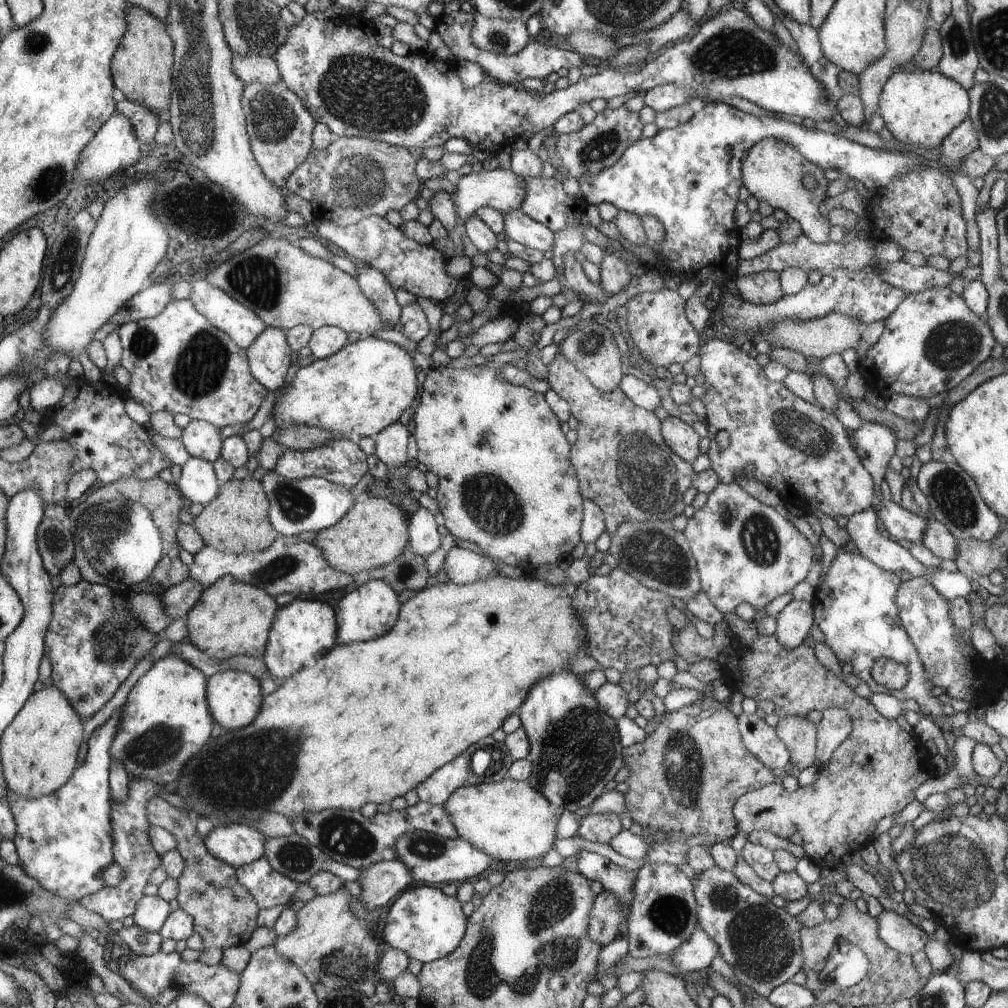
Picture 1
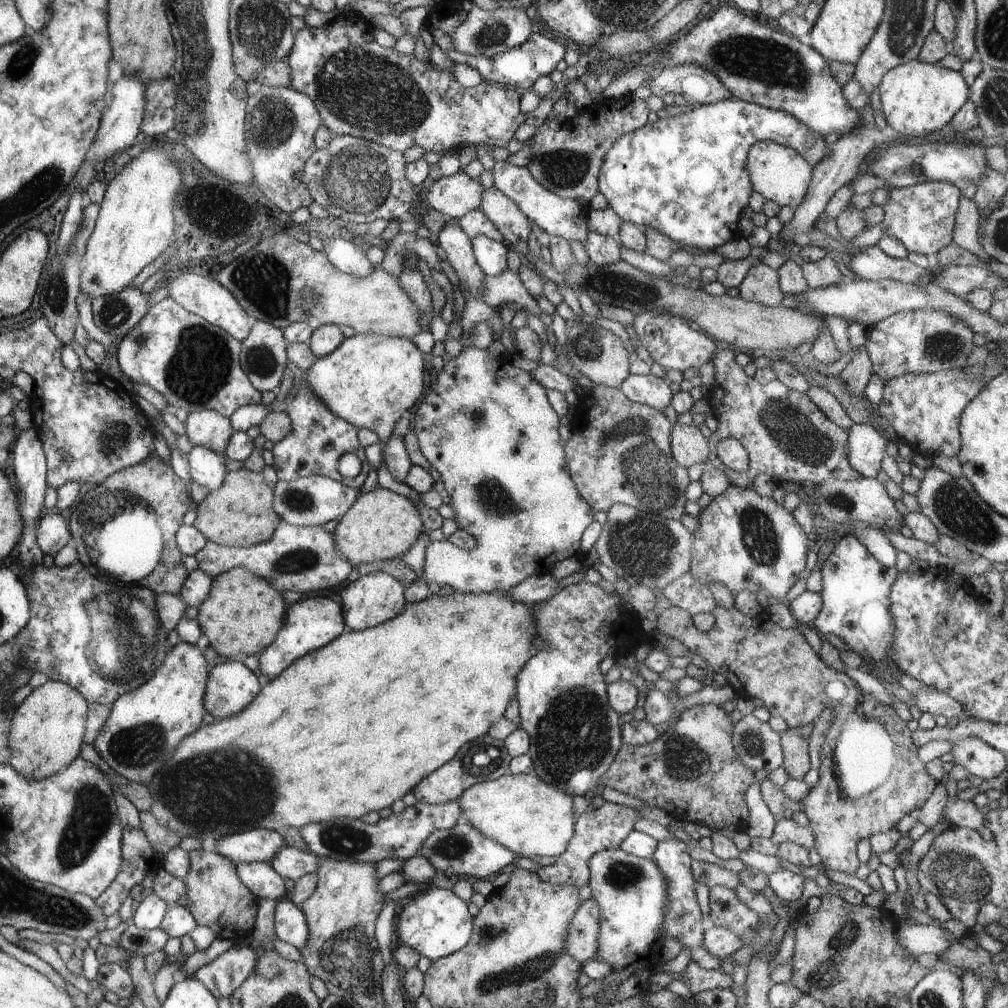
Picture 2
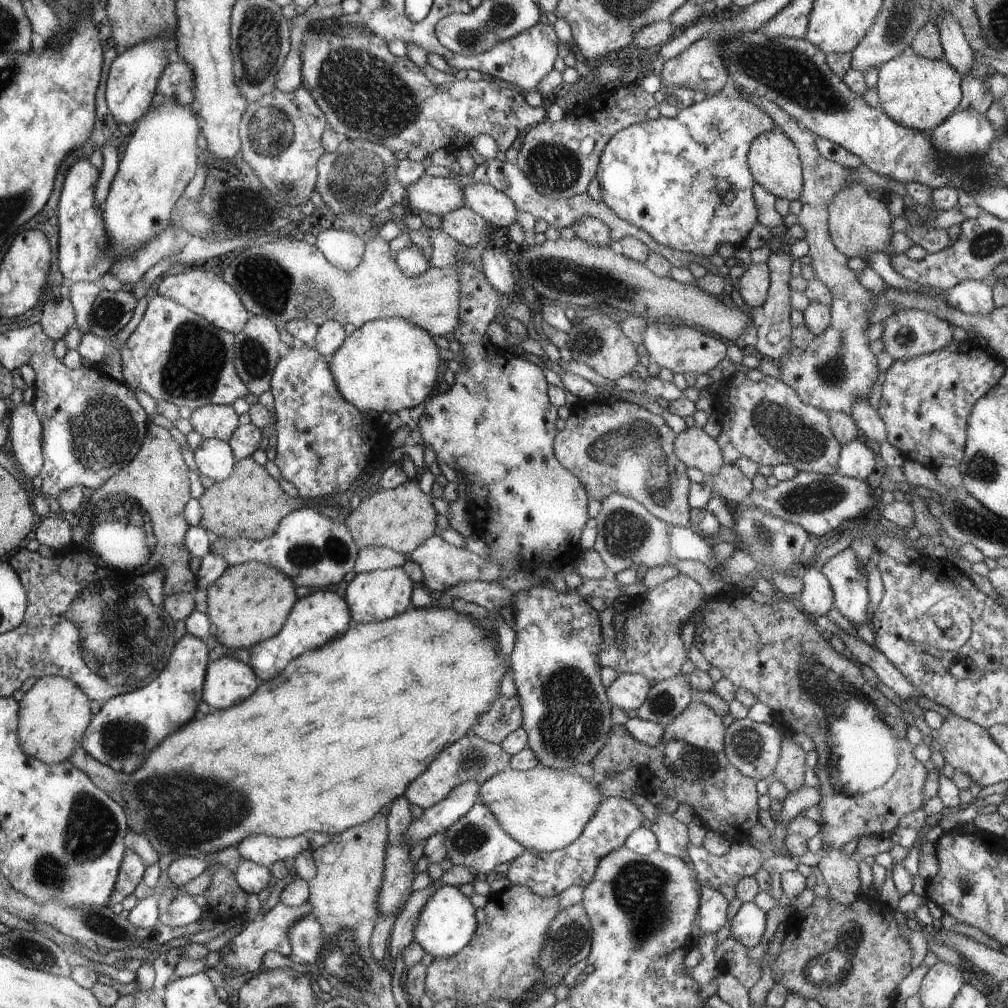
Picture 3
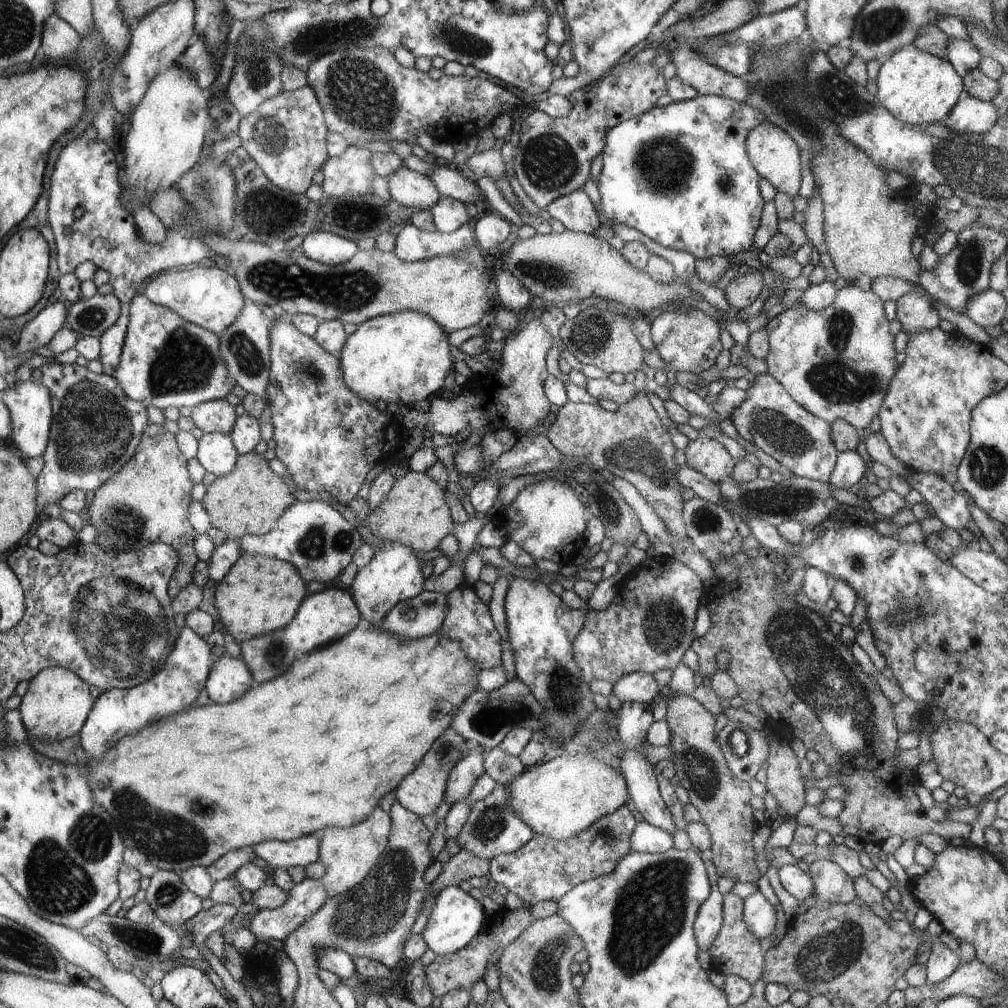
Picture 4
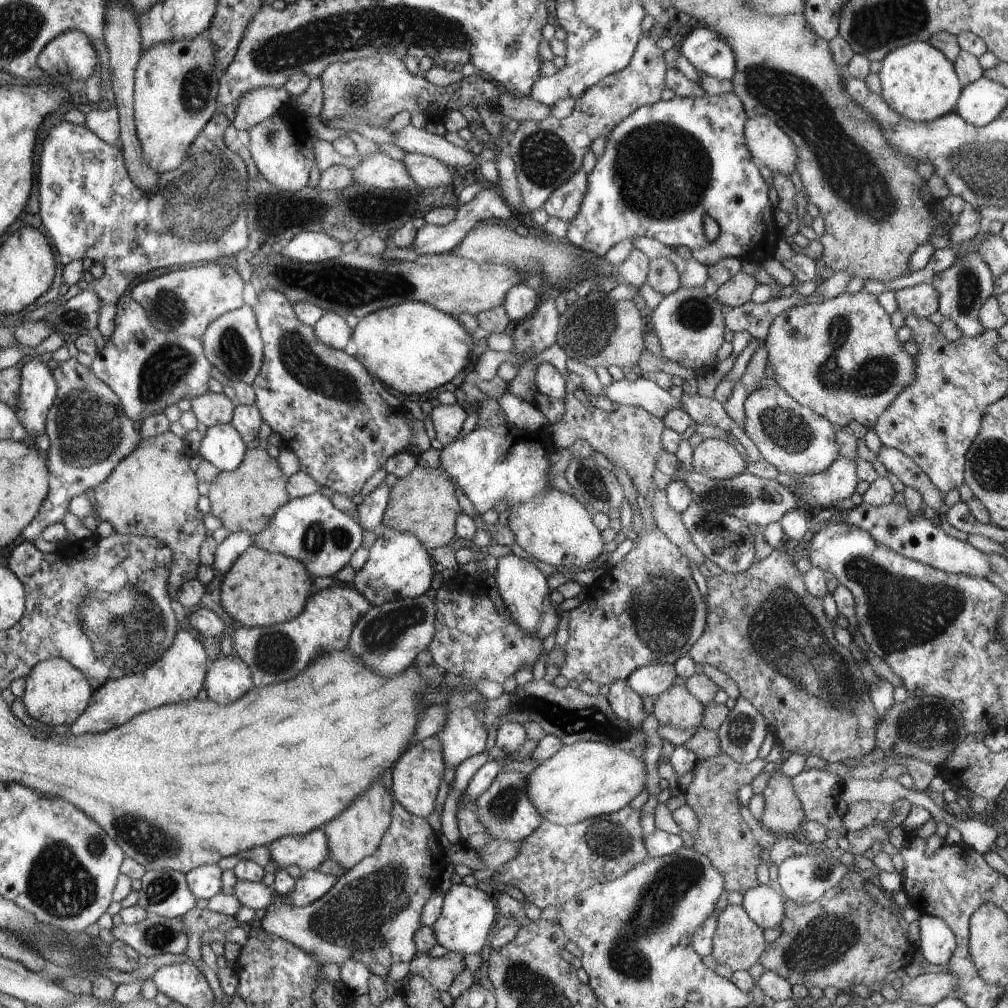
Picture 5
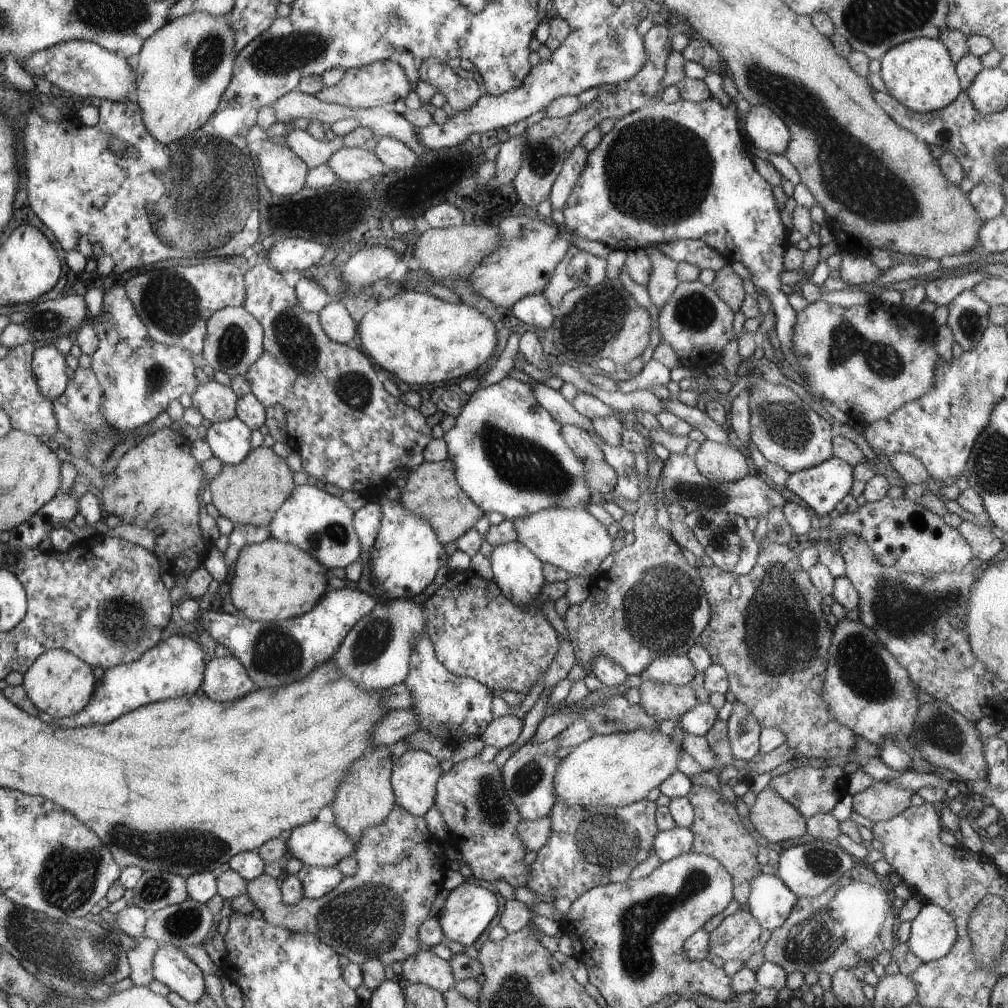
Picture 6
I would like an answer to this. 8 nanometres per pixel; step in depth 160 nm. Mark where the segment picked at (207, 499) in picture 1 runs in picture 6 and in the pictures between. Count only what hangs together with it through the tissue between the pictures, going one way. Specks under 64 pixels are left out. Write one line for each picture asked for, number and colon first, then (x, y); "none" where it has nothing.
2: (207, 468)
3: (214, 458)
4: (216, 452)
5: (222, 446)
6: (229, 441)

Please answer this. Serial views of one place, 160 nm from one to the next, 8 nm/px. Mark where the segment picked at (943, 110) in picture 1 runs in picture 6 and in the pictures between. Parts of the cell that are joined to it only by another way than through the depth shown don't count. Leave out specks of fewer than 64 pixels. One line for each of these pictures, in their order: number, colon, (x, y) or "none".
2: (918, 98)
3: (919, 93)
4: (916, 87)
5: (918, 82)
6: (920, 74)

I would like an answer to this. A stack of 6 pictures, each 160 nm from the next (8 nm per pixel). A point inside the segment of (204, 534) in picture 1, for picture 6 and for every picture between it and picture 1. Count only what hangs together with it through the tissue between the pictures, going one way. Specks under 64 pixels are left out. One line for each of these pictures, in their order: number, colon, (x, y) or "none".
2: (239, 514)
3: (249, 504)
4: (250, 500)
5: (246, 499)
6: (250, 493)

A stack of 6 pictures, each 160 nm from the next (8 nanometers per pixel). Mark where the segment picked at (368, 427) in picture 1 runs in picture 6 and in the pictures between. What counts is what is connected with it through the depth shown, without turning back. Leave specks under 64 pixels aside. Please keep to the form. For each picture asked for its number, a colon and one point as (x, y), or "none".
2: (370, 380)
3: (388, 364)
4: (396, 359)
5: (413, 347)
6: (420, 339)

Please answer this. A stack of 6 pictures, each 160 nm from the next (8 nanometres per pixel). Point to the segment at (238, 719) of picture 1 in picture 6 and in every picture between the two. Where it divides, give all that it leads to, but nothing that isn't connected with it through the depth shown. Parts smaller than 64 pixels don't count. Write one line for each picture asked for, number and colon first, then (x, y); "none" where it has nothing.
2: (231, 687)
3: (229, 681)
4: (230, 678)
5: (230, 677)
6: (226, 678)

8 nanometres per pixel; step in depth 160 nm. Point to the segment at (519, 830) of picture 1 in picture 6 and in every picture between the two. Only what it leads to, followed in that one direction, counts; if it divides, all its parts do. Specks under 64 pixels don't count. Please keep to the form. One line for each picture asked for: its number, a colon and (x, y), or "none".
2: (532, 818)
3: (544, 809)
4: (559, 799)
5: (581, 781)
6: (615, 770)

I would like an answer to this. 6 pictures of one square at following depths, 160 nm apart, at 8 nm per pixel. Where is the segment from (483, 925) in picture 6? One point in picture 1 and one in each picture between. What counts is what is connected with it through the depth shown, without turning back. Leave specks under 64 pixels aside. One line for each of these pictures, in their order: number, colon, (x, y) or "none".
1: (423, 922)
2: (436, 923)
3: (446, 925)
4: (456, 918)
5: (467, 913)

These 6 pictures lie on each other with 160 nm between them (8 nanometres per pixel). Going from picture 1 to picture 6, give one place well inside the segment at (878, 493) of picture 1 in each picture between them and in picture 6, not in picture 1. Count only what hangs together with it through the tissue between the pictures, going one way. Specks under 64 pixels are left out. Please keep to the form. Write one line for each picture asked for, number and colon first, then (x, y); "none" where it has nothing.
2: (866, 445)
3: (857, 459)
4: (850, 469)
5: (839, 480)
6: (821, 487)

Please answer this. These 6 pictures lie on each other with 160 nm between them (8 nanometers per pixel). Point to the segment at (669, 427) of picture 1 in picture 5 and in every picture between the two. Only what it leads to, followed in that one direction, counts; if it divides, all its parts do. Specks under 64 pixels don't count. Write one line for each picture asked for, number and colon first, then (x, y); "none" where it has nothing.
2: (688, 446)
3: (693, 446)
4: (708, 456)
5: (717, 459)

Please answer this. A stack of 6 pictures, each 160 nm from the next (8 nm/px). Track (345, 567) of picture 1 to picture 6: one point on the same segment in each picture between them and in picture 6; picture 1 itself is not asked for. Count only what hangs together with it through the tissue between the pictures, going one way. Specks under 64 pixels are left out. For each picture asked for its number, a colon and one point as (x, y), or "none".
2: (381, 525)
3: (401, 519)
4: (415, 513)
5: (423, 503)
6: (431, 489)

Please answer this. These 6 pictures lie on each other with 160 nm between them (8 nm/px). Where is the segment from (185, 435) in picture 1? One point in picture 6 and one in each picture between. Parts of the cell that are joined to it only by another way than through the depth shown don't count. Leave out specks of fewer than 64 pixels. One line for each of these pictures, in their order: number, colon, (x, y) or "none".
2: (206, 428)
3: (210, 421)
4: (219, 416)
5: (210, 409)
6: (216, 402)

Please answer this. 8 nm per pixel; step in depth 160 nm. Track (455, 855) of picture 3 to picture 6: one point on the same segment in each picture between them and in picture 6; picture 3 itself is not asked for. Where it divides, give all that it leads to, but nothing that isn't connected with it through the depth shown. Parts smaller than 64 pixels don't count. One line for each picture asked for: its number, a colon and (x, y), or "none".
4: (492, 827)
5: (506, 810)
6: (528, 776)

